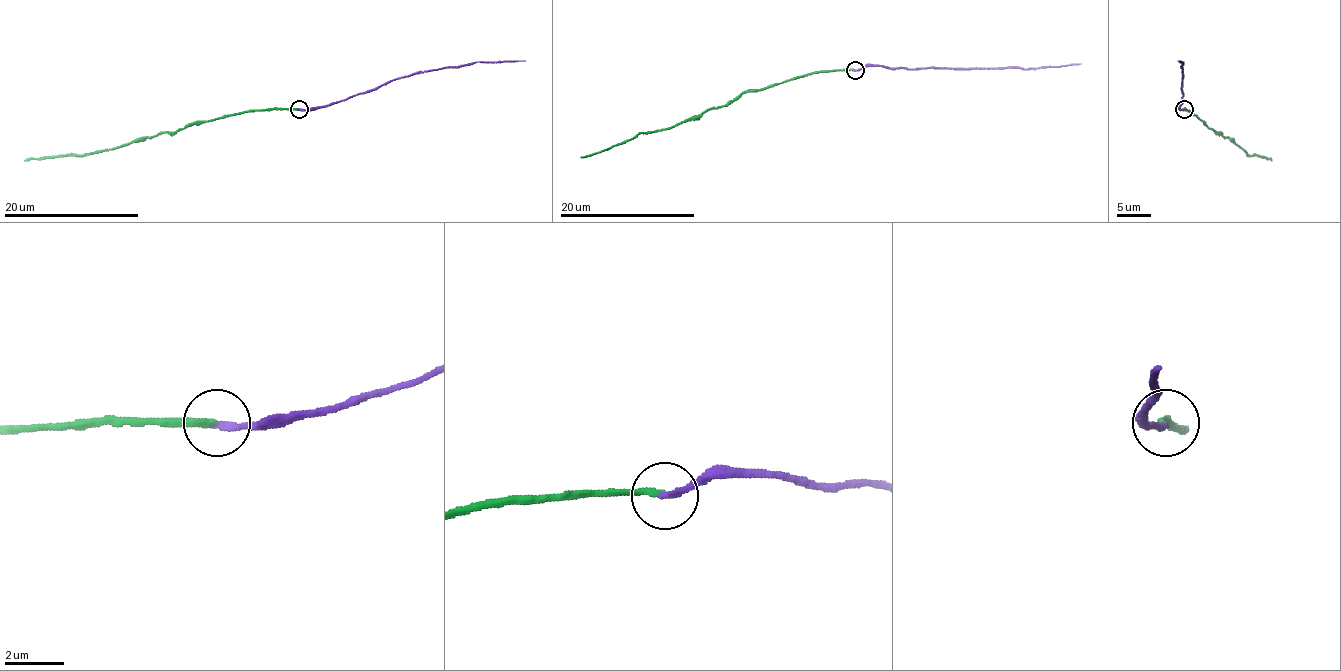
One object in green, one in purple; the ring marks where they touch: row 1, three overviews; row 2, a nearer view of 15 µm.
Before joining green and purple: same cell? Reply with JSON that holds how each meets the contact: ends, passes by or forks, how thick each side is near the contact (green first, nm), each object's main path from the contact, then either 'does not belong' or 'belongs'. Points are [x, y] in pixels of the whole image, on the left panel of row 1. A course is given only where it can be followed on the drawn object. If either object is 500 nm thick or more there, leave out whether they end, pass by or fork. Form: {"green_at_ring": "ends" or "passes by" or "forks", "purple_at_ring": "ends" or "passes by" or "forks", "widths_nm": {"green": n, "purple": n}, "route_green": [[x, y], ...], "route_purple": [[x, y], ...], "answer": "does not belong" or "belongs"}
{"green_at_ring": "ends", "purple_at_ring": "ends", "widths_nm": {"green": 190, "purple": 200}, "route_green": [[300, 109], [256, 109], [188, 123], [176, 131], [163, 131], [108, 150], [24, 160]], "route_purple": [[300, 109], [324, 108], [420, 72], [476, 62], [525, 60]], "answer": "belongs"}

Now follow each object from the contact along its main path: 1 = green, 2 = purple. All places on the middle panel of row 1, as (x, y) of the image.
1: (856, 70), (812, 72), (763, 88), (744, 90), (732, 100), (664, 129), (639, 133), (605, 149), (580, 156)
2: (856, 70), (880, 66), (1032, 68), (1081, 63)

